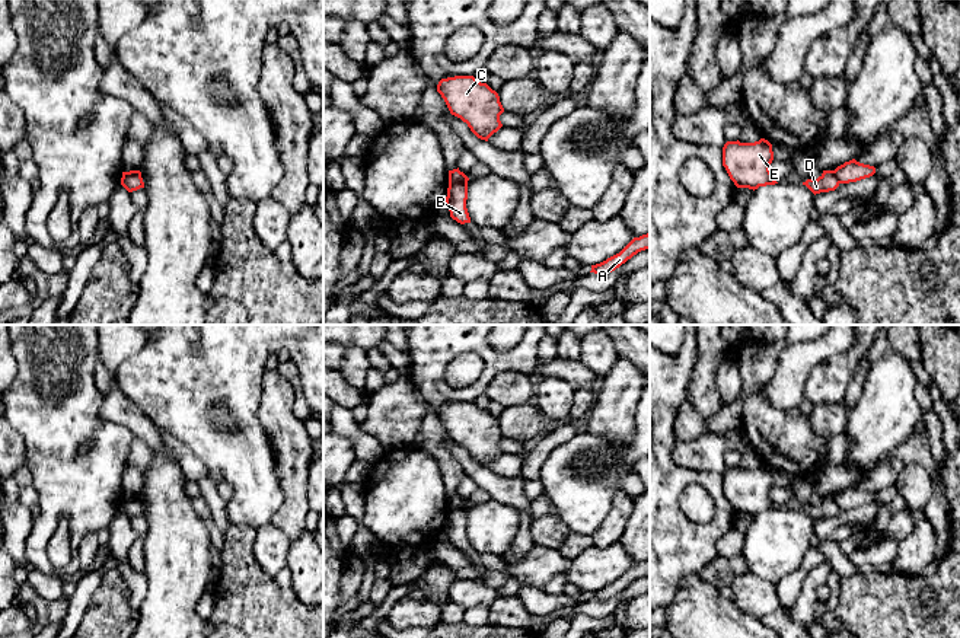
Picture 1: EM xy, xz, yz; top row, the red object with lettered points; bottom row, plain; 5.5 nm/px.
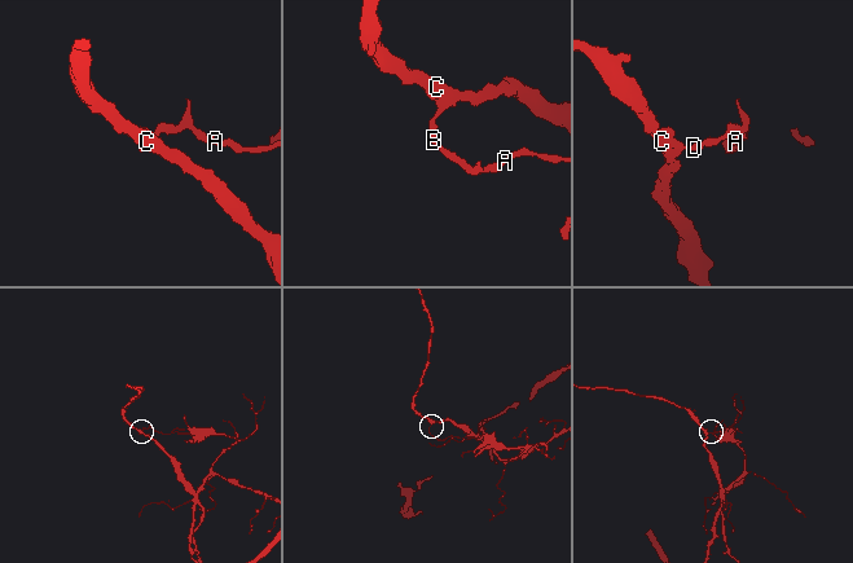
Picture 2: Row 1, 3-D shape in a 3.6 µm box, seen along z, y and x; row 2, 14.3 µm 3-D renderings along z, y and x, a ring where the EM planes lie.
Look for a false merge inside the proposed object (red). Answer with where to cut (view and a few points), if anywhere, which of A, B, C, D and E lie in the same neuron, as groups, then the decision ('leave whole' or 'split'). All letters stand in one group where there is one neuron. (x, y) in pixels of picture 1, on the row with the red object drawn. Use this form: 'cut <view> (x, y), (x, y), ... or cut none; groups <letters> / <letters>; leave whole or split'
cut xz (449, 182), (466, 184); groups A B / C D E; split

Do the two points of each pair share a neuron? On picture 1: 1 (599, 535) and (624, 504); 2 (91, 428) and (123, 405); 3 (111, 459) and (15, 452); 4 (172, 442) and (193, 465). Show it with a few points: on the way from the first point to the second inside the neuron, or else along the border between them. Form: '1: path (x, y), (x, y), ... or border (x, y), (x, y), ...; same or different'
1: path (606, 528), (621, 512); same
2: border (104, 395), (99, 414), (123, 424), (133, 434); different
3: border (15, 428), (25, 444), (26, 465); different
4: path (178, 447), (187, 459); same

